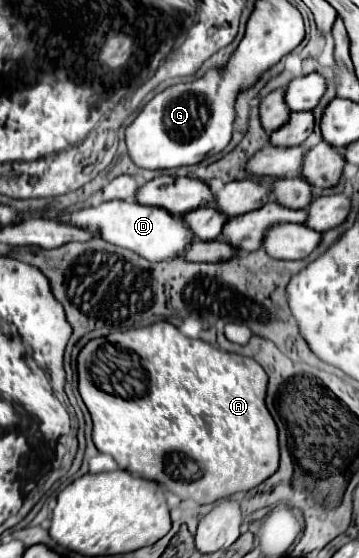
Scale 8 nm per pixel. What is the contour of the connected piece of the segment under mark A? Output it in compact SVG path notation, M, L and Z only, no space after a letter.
M157 322L143 328L131 328L125 332L109 334L107 338L95 338L87 342L87 346L81 350L77 358L77 374L79 374L79 394L93 418L93 442L99 452L113 456L113 460L119 464L121 470L127 472L139 472L147 480L155 480L163 486L167 486L169 492L177 494L181 500L193 500L197 504L211 504L221 498L227 498L235 492L247 492L255 486L259 486L263 480L273 476L279 468L279 432L273 416L269 414L265 406L265 390L267 390L267 374L265 370L247 356L231 354L225 350L219 350L203 340L191 340L183 336L173 324L169 322Z

